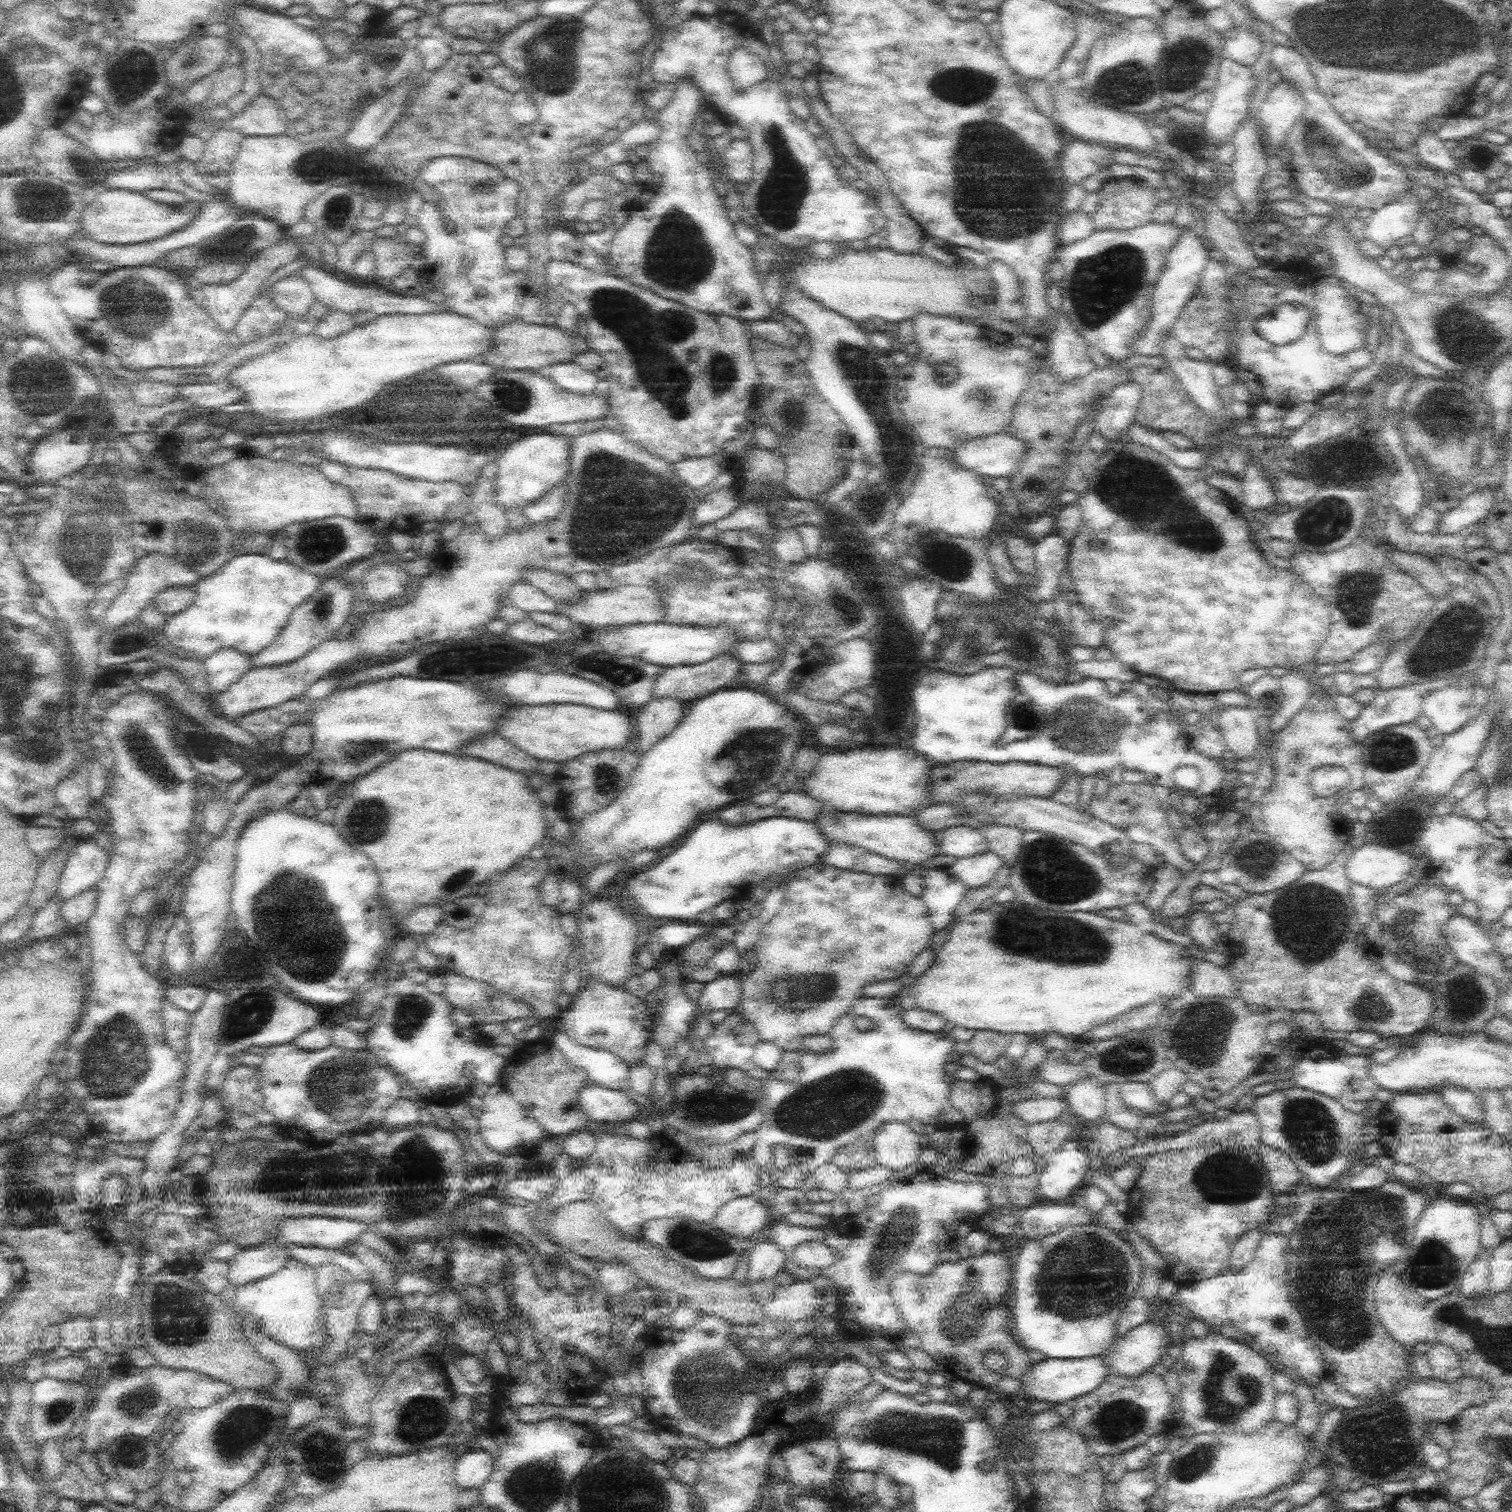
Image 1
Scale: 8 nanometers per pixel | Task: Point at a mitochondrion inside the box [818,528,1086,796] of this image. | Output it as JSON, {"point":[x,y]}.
{"point":[948,561]}

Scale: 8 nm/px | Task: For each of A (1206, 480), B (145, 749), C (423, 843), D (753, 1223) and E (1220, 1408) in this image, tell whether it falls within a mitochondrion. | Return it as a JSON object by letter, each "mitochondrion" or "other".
{"A":"other","B":"mitochondrion","C":"other","D":"other","E":"mitochondrion"}

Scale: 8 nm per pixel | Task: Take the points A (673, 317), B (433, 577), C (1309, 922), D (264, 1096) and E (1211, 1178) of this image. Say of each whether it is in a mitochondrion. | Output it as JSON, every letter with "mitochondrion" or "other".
{"A":"mitochondrion","B":"other","C":"mitochondrion","D":"other","E":"mitochondrion"}

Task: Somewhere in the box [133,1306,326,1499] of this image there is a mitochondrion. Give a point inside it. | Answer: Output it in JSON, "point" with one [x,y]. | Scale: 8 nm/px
{"point":[244,1427]}

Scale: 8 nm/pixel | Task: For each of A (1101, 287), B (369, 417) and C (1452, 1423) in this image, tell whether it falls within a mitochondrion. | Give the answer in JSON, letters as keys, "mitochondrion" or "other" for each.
{"A":"mitochondrion","B":"other","C":"other"}

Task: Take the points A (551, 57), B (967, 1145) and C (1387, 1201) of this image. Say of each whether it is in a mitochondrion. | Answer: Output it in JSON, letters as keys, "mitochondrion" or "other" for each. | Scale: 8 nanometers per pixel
{"A":"mitochondrion","B":"other","C":"other"}

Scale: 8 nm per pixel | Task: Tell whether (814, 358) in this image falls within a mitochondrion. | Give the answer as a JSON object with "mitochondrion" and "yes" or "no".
{"mitochondrion":"no"}

